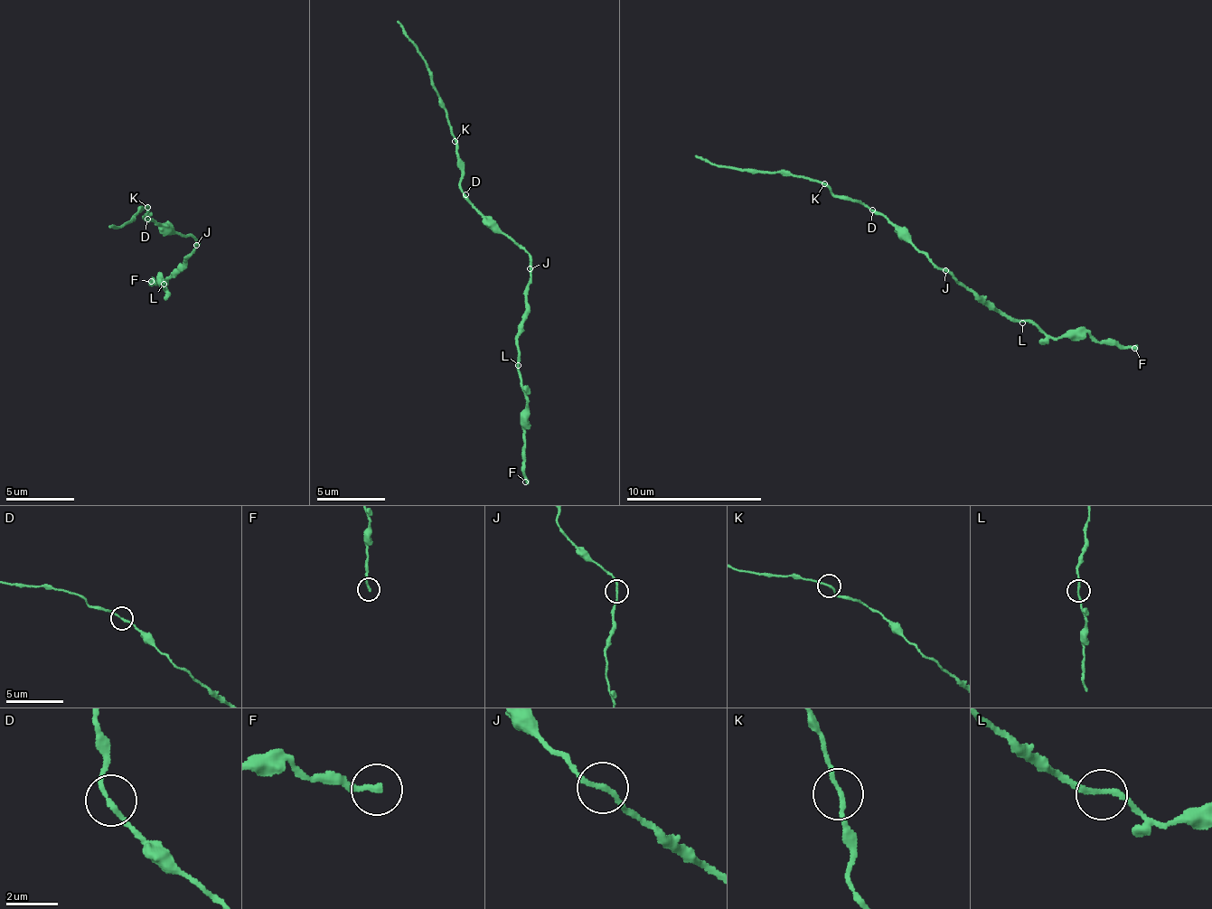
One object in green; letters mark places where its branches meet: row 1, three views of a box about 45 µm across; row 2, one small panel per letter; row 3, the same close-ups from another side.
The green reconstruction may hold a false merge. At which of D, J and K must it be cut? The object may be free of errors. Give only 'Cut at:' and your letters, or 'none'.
Cut at: J

